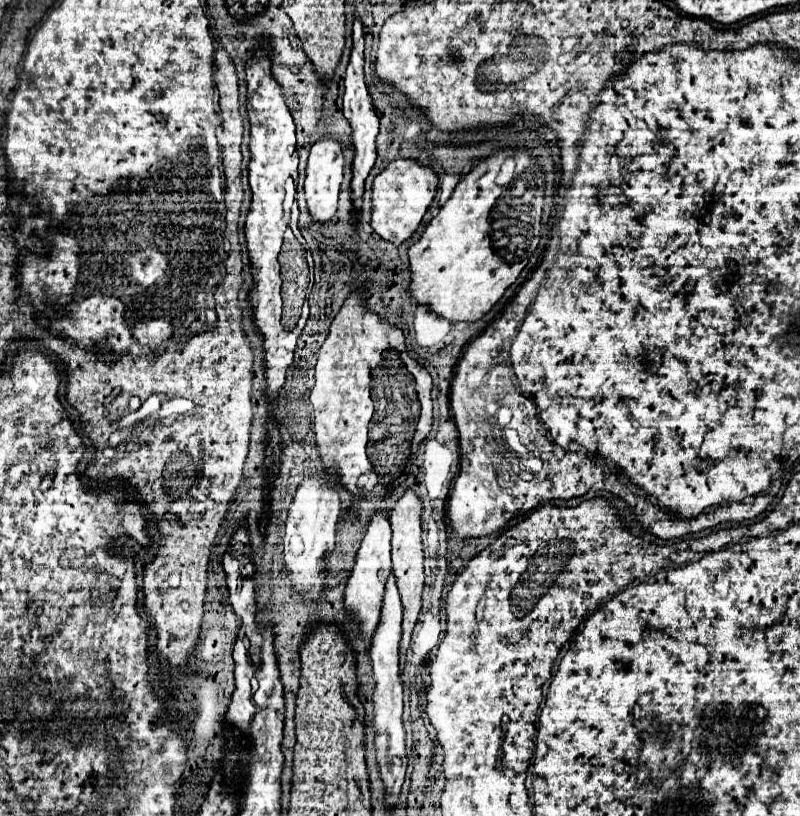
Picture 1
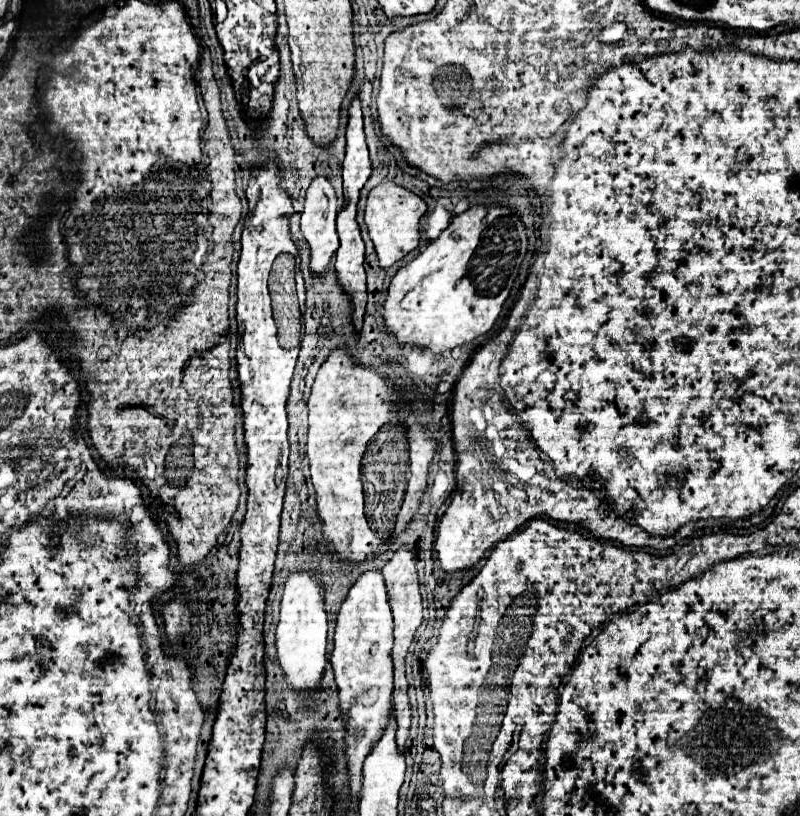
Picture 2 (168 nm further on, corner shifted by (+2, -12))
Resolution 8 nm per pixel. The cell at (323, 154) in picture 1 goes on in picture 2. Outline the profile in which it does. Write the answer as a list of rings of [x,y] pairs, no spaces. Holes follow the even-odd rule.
[[[315,176],[313,182],[307,188],[305,210],[303,210],[303,216],[301,216],[301,232],[303,232],[305,240],[309,242],[311,272],[315,272],[315,274],[325,274],[327,272],[329,260],[335,254],[335,250],[339,248],[339,236],[337,236],[337,228],[335,228],[337,212],[339,212],[339,204],[337,204],[337,194],[335,194],[335,188],[333,188],[331,180],[327,176]]]

